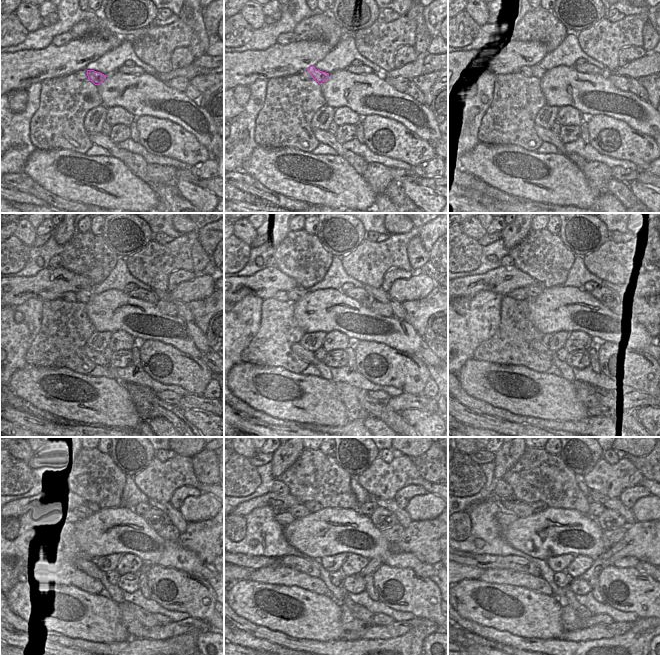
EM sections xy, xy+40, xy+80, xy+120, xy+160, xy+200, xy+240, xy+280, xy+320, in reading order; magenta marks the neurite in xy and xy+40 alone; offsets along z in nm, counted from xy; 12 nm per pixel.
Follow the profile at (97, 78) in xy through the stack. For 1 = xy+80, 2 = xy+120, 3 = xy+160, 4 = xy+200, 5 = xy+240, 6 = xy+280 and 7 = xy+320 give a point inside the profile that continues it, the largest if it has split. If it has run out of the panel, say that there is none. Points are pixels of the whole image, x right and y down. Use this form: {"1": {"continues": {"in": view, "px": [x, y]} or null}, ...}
{"1": {"continues": {"in": "xy+80", "px": [537, 71]}}, "2": {"continues": {"in": "xy+120", "px": [85, 295]}}, "3": {"continues": {"in": "xy+160", "px": [306, 291]}}, "4": {"continues": {"in": "xy+200", "px": [534, 290]}}, "5": {"continues": {"in": "xy+240", "px": [81, 512]}}, "6": {"continues": {"in": "xy+280", "px": [300, 510]}}, "7": {"continues": {"in": "xy+320", "px": [522, 509]}}}

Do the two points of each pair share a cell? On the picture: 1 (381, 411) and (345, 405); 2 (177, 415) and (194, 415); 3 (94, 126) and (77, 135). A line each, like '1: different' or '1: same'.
1: different
2: different
3: different

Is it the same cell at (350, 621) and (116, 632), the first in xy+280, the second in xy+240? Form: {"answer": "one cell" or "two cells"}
{"answer": "two cells"}

